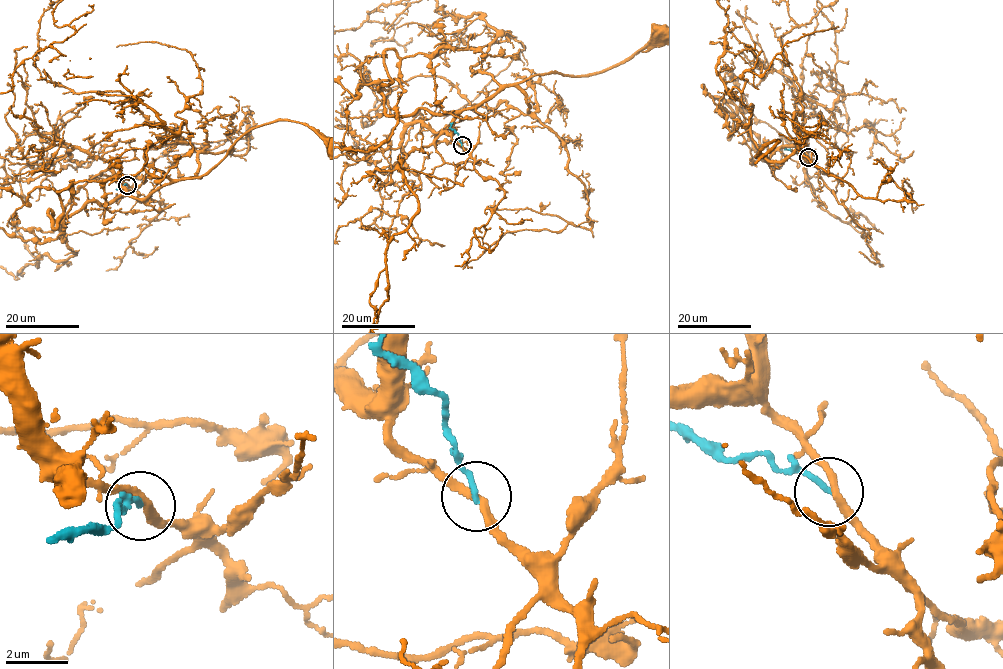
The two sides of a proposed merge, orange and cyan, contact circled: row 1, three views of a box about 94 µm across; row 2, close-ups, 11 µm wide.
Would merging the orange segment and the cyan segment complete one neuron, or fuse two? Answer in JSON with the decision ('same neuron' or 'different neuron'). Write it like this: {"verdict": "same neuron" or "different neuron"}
{"verdict": "different neuron"}

